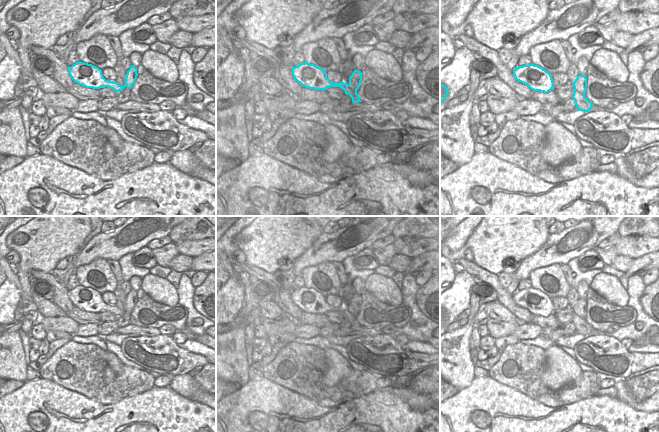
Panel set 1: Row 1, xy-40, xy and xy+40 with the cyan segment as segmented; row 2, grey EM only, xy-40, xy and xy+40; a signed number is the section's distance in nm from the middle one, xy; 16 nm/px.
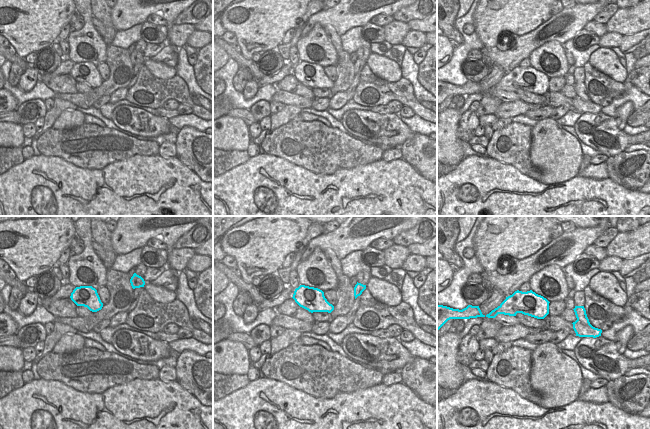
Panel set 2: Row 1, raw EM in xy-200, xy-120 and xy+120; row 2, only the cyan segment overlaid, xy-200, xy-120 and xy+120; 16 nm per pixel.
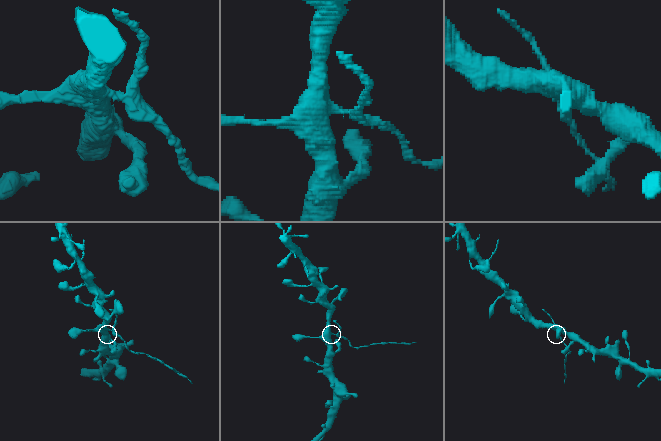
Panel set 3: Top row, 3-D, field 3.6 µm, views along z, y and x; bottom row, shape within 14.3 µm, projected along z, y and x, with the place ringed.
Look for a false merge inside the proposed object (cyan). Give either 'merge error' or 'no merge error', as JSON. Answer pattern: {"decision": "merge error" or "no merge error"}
{"decision": "merge error"}

